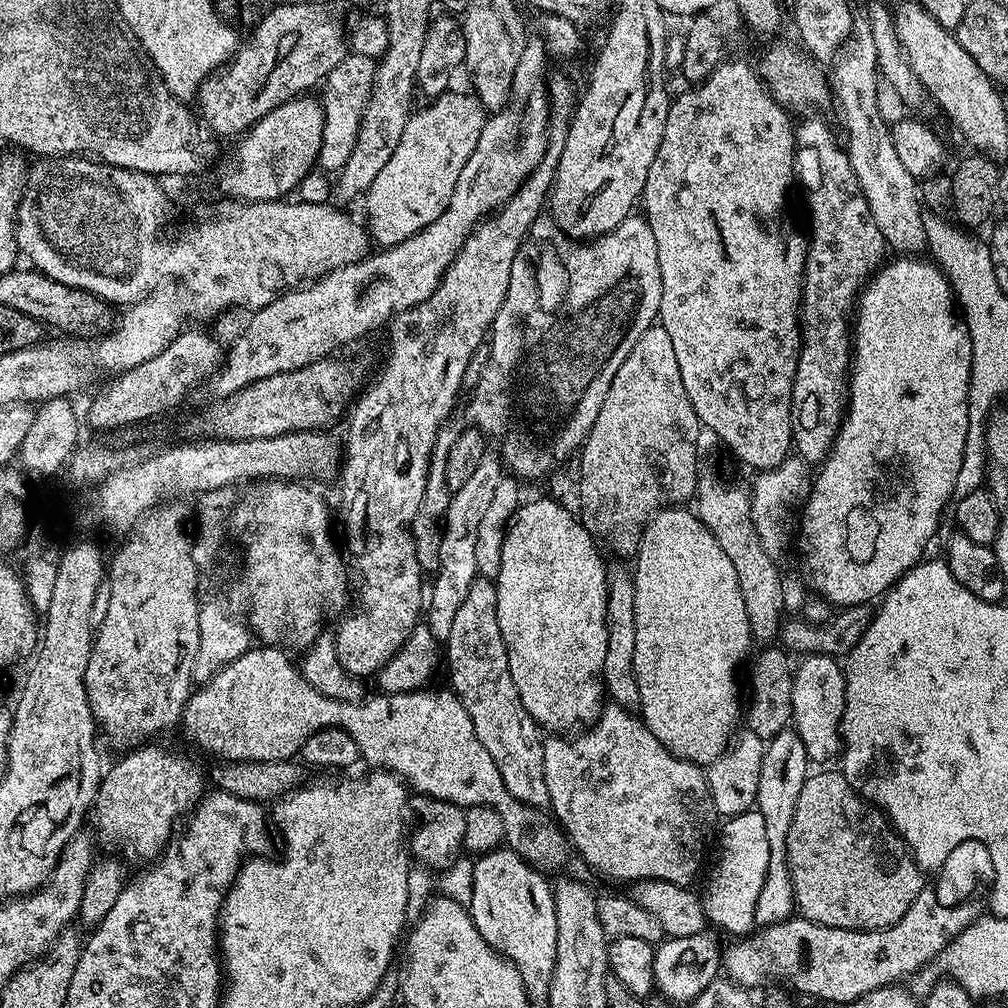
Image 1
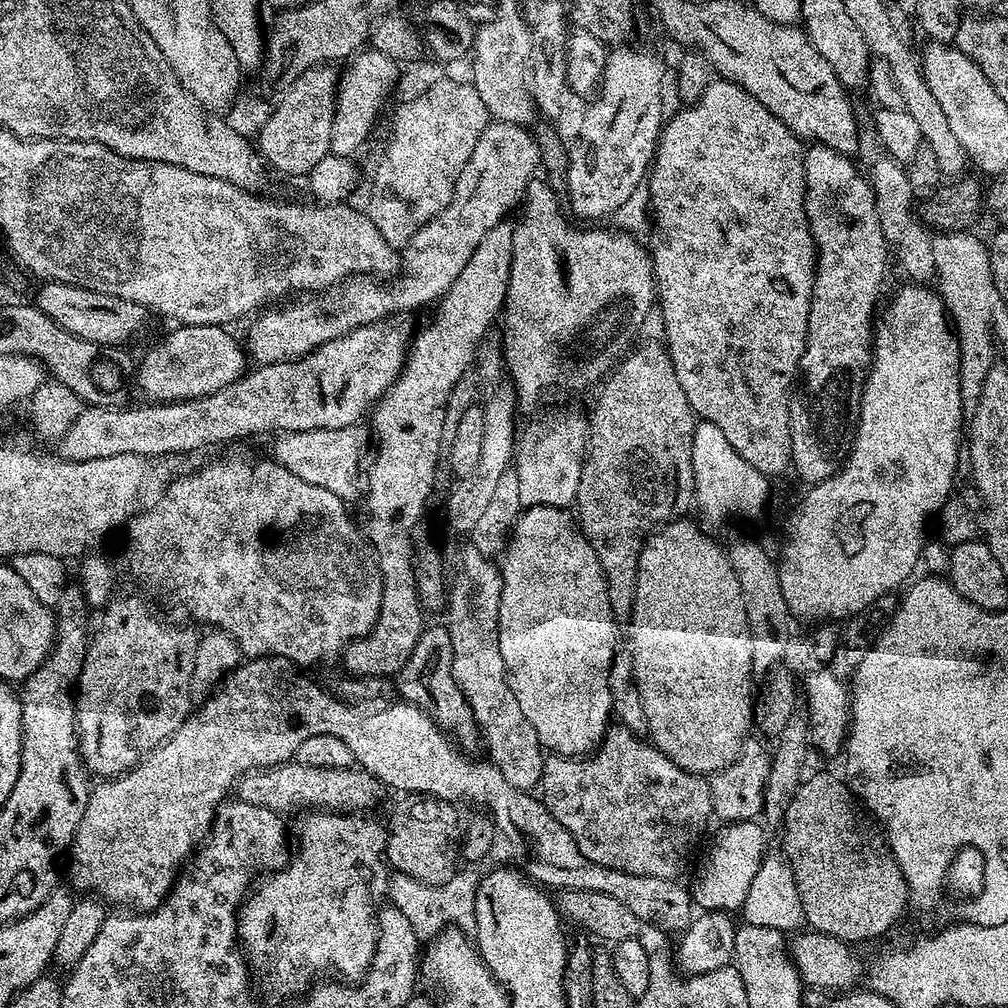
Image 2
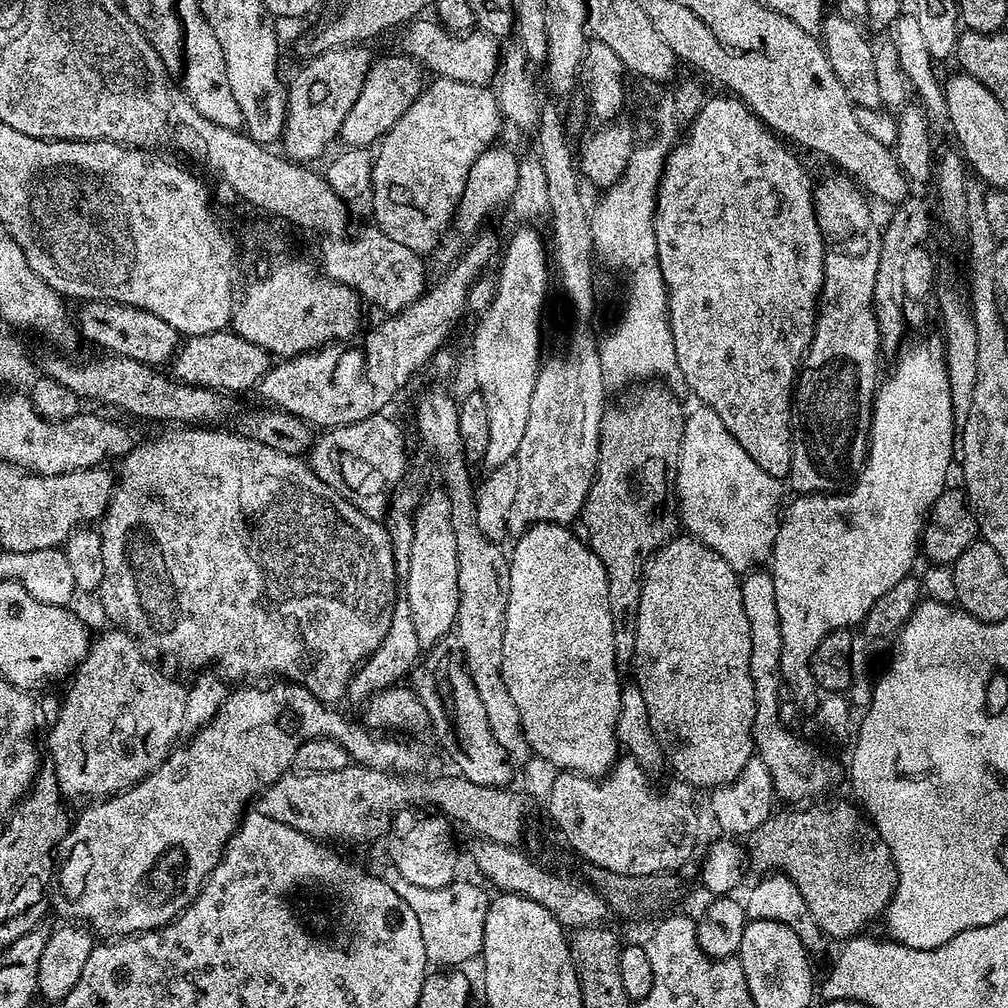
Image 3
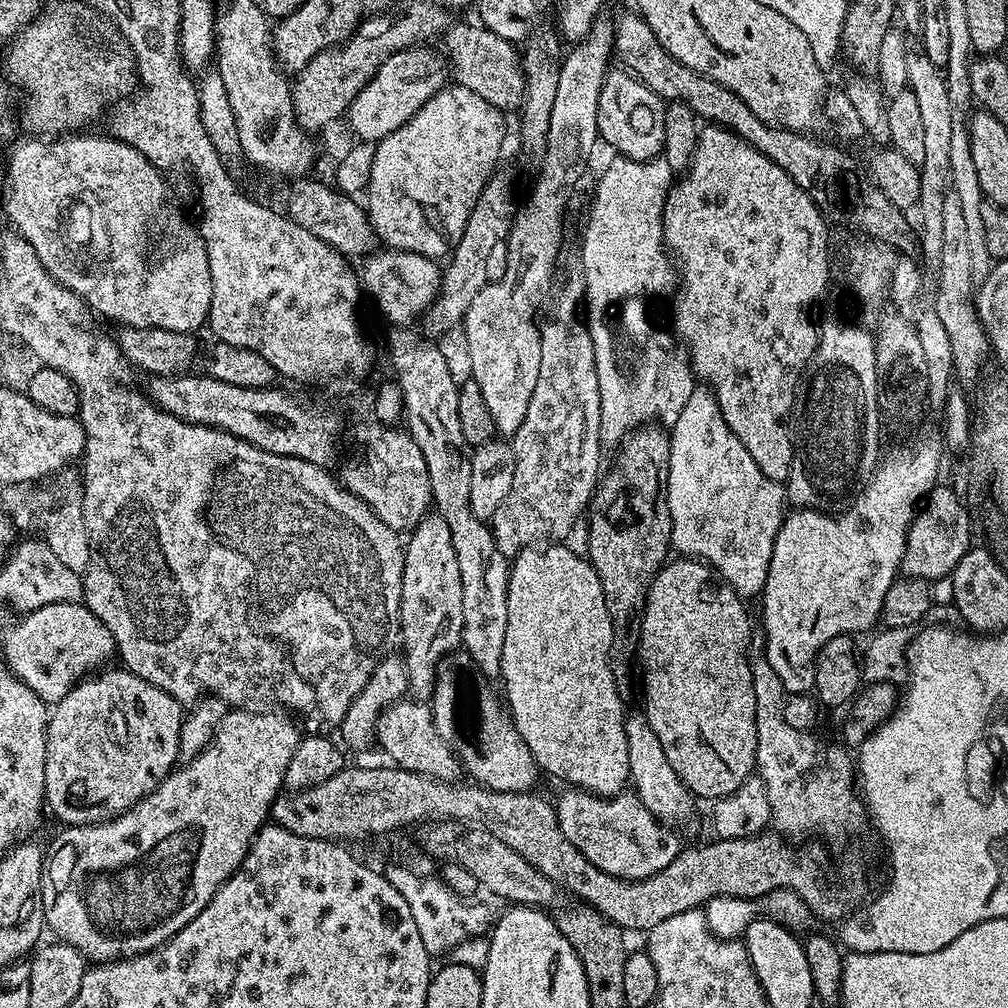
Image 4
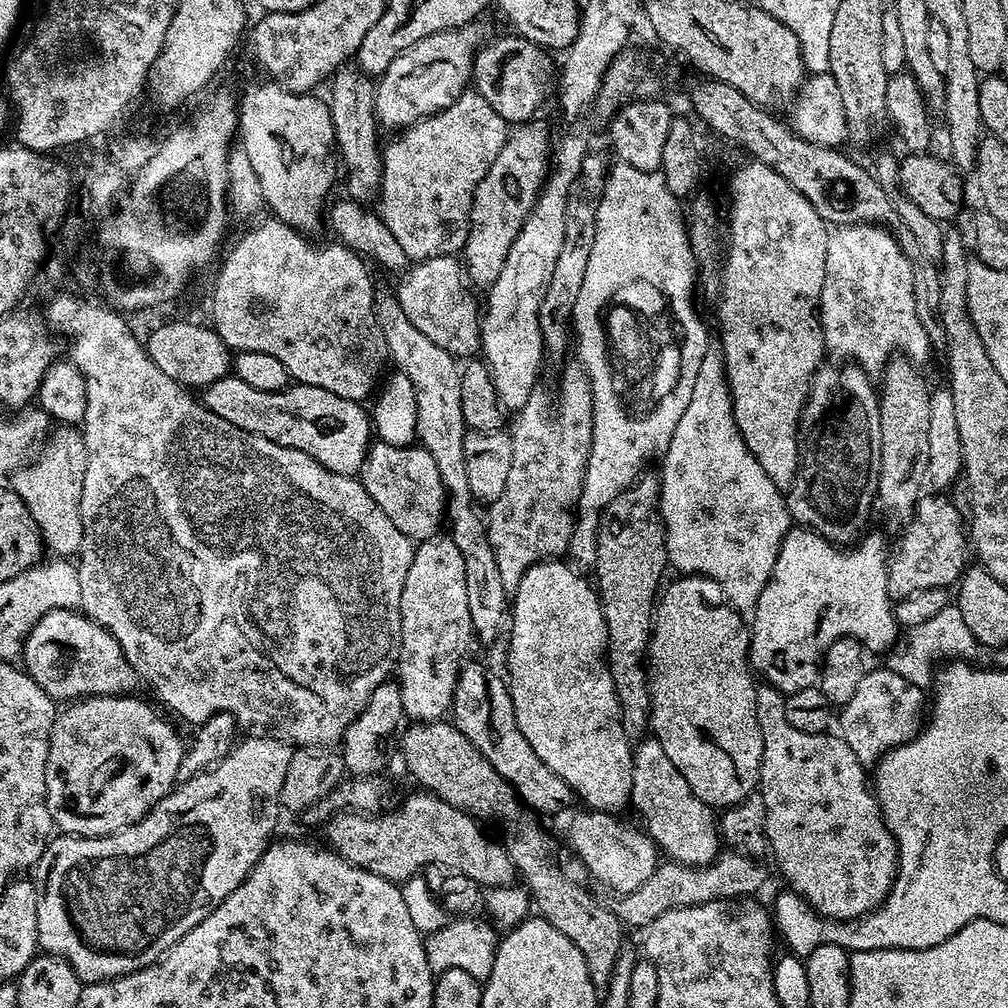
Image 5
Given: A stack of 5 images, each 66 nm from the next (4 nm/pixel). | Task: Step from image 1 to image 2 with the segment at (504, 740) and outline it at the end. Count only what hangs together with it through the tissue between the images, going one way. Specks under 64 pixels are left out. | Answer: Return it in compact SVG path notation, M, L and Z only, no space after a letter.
M471 542L465 543L460 560L464 569L460 572L460 584L451 585L450 599L446 604L450 634L450 646L454 646L452 676L462 690L476 724L480 727L483 747L488 747L487 757L502 770L502 778L510 786L532 790L543 781L545 749L538 734L526 722L526 714L518 707L518 698L506 682L506 670L502 666L502 650L498 650L498 610L502 606L504 573L495 559L478 554Z

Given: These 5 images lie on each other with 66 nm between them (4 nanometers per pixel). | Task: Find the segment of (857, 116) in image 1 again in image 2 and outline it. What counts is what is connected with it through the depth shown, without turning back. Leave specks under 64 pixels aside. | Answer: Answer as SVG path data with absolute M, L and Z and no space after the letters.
M879 154L870 160L868 180L875 194L876 209L879 214L879 225L882 226L883 236L894 249L894 256L900 262L905 276L913 283L931 283L935 279L934 250L929 231L919 226L914 213L916 195L910 186L908 173L901 163L895 162L886 154Z

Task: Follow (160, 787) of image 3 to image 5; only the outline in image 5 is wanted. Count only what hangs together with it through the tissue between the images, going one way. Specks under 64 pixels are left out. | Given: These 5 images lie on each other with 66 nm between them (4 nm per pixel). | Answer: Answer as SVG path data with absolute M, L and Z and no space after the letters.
M248 734L248 736L243 740L243 738L237 739L232 745L232 749L228 751L223 758L217 762L217 764L211 765L204 769L203 772L195 773L183 782L177 783L176 787L172 789L171 794L166 798L162 798L160 801L154 805L148 812L147 816L144 816L138 822L134 822L130 826L126 826L121 832L115 832L109 836L69 836L67 834L57 835L55 838L49 839L48 845L44 848L44 853L40 855L40 864L46 866L48 864L48 869L44 872L44 885L41 883L38 888L38 895L36 901L38 902L38 945L47 955L50 956L61 956L63 960L68 961L68 965L74 969L76 972L76 977L82 981L85 985L97 984L99 980L113 980L119 976L125 976L126 974L134 974L138 970L142 970L146 966L155 964L161 956L164 955L168 949L173 948L182 937L188 933L190 930L194 930L194 926L198 926L198 922L202 922L202 918L206 918L206 914L210 914L220 905L224 899L230 894L234 894L234 890L238 888L241 882L248 877L250 870L258 862L258 858L265 852L268 848L270 841L277 835L276 823L280 820L280 812L282 813L282 805L280 802L280 795L282 794L282 781L286 778L286 766L290 766L290 758L292 757L294 748L291 743L287 740L281 740L271 734Z

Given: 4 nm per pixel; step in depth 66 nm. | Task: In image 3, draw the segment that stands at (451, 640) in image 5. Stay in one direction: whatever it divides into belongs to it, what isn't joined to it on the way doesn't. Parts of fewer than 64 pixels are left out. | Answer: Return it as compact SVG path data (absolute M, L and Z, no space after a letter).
M443 485L435 487L419 501L413 513L414 539L410 546L410 558L406 561L406 593L404 599L410 606L410 614L422 648L435 645L455 627L458 612L458 560L450 496Z

